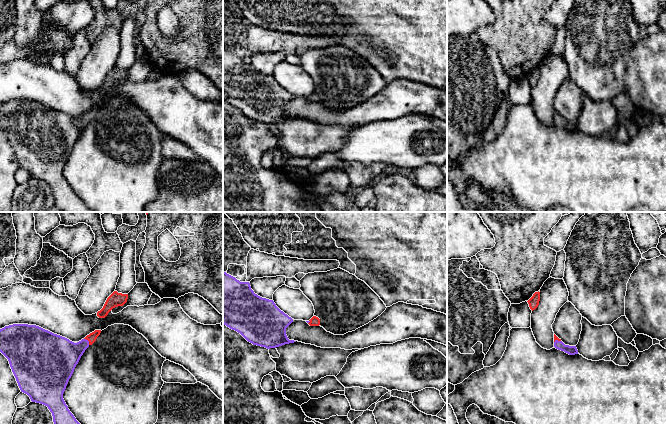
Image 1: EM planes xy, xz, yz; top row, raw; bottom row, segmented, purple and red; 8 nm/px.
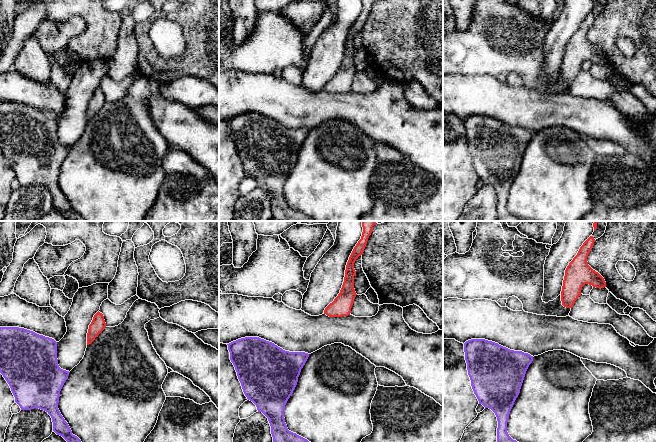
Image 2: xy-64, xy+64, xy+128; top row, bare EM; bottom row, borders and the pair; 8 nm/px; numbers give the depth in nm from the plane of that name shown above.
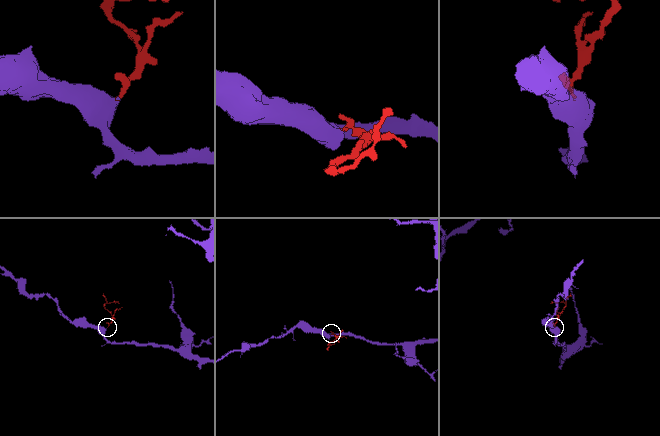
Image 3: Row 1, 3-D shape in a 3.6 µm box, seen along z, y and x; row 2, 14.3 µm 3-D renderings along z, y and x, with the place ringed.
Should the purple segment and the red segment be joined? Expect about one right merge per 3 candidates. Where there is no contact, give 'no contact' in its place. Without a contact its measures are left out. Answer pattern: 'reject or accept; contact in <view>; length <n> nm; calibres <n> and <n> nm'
accept; contact in xy; length 70 nm; calibres 280 and 70 nm

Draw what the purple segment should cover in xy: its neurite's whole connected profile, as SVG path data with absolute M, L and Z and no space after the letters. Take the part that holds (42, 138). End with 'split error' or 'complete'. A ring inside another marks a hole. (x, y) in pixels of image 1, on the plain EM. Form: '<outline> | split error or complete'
M36 101L0 105L0 128L8 135L21 168L48 183L62 212L94 212L70 188L63 169L81 132L100 109L95 106L74 119Z | split error

